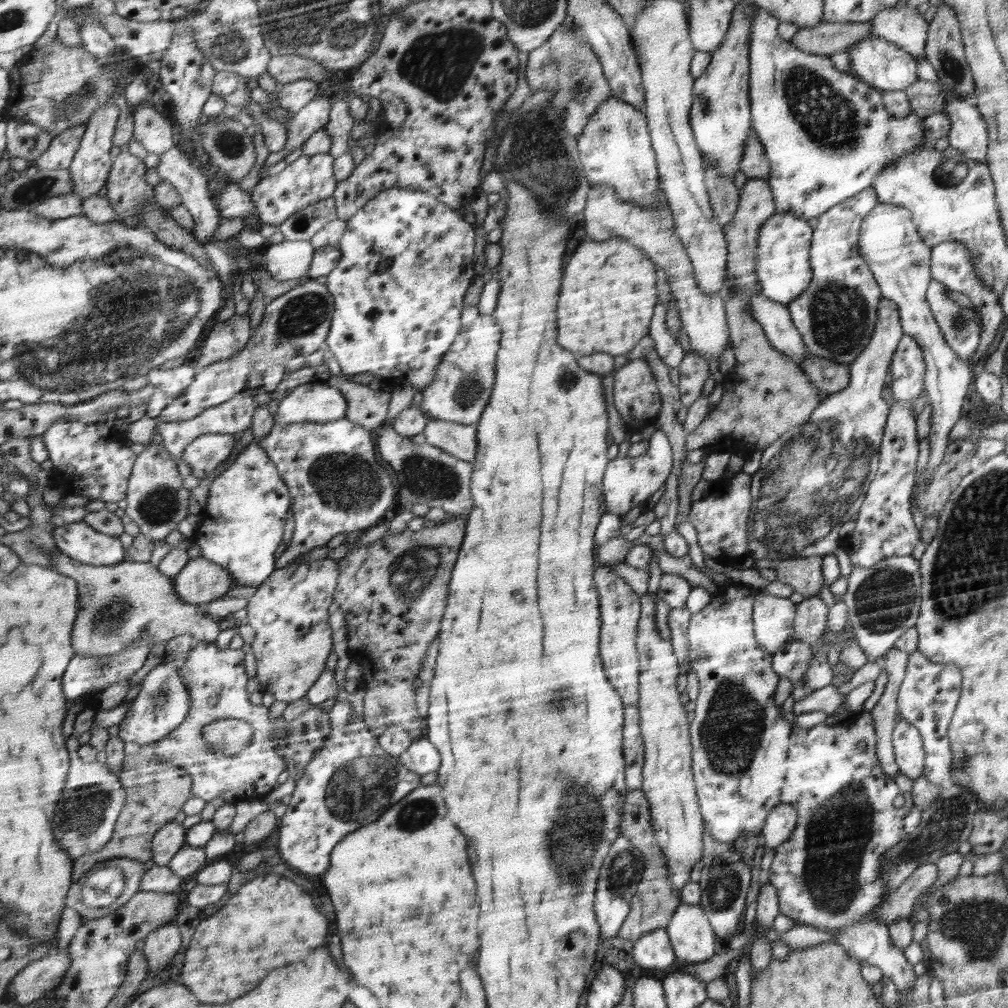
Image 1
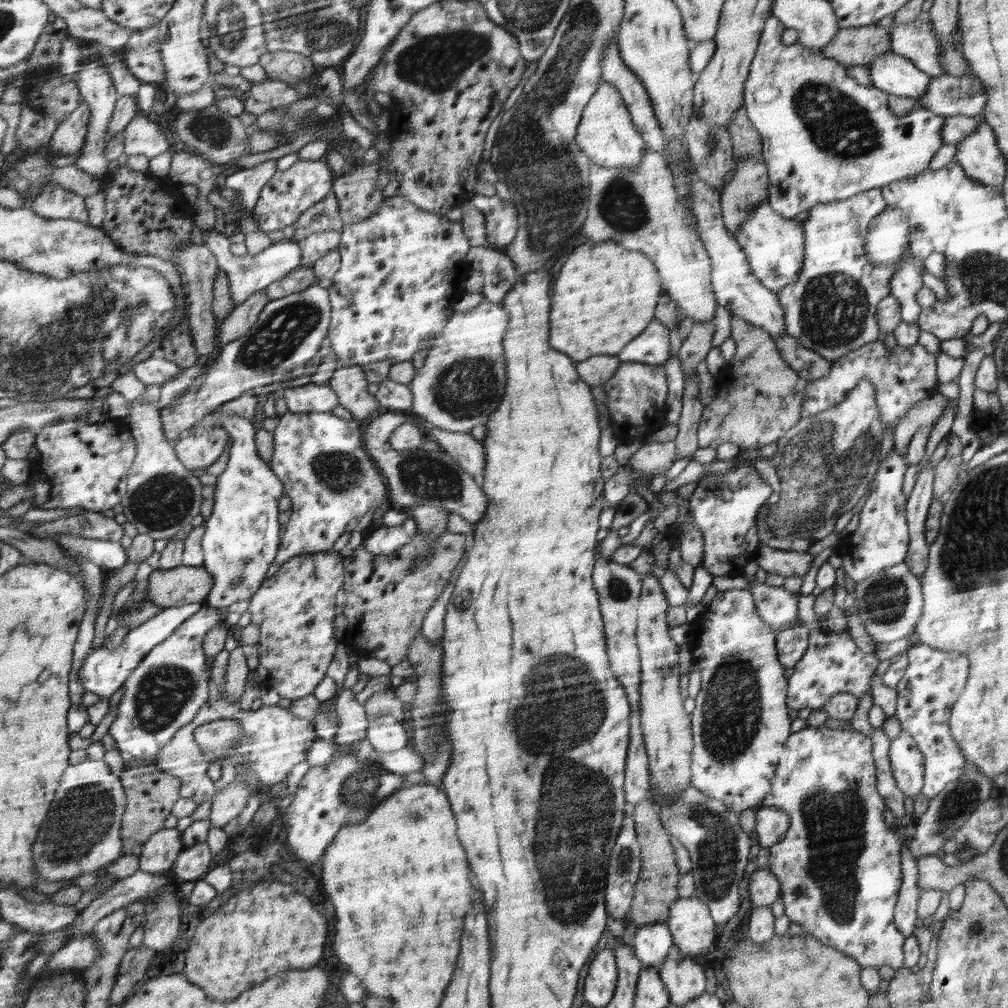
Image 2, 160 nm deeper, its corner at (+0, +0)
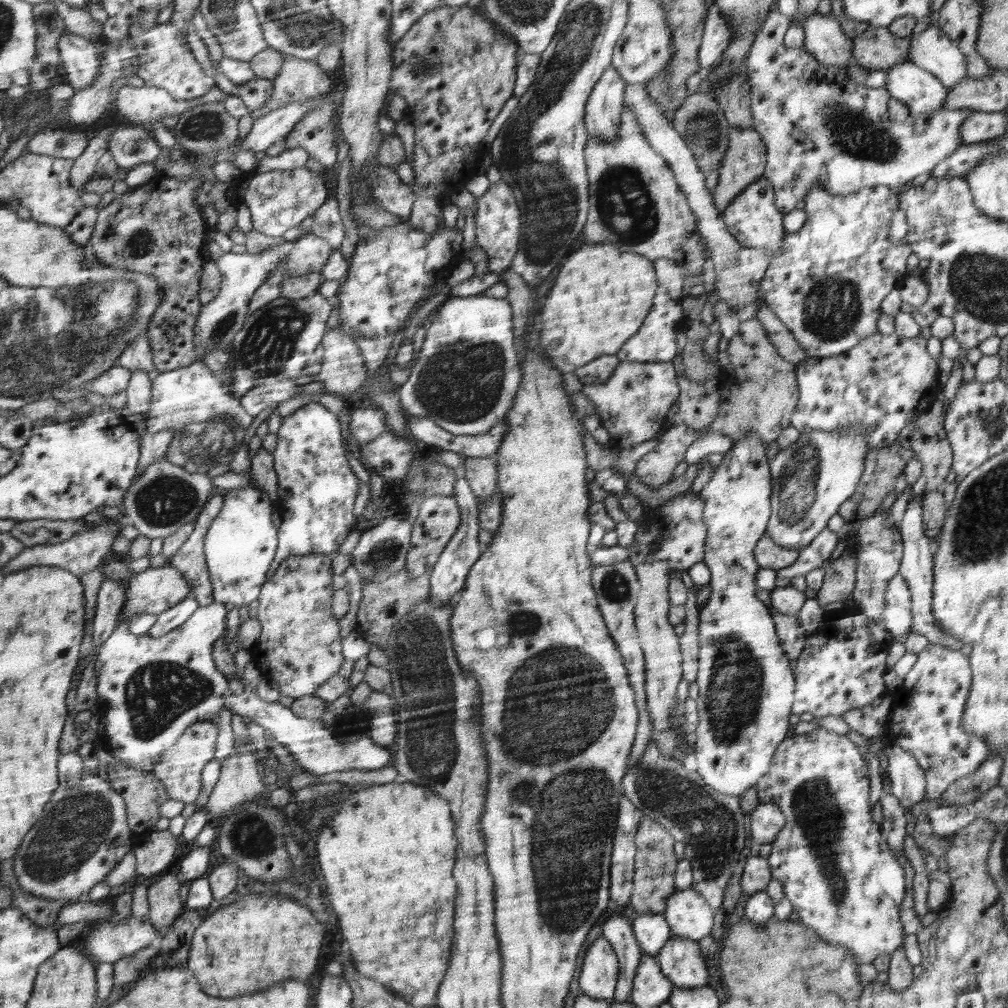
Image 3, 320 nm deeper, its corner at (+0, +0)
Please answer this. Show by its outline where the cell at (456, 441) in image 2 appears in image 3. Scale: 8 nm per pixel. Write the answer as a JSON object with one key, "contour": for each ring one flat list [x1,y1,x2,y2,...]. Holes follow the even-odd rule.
{"contour":[[496,453,488,457,466,457,465,476,472,492,479,500,487,500,497,492,498,462]]}

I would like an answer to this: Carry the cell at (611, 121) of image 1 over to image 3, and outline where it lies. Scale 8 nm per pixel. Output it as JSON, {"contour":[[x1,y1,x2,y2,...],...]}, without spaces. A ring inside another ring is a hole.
{"contour":[[612,66,603,72,587,100,586,125,589,137,599,136,607,143,617,139,627,83]]}

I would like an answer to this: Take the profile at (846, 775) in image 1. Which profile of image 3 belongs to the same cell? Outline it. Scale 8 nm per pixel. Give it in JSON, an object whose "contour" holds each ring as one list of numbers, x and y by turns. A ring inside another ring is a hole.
{"contour":[[820,727,802,735,795,734,786,737,774,752,768,772,758,780,755,786,760,803,778,805,786,816,786,826,779,832,778,838,771,842,772,849,767,858,771,869,771,877,782,884,785,898,792,904,793,911,799,917,798,921,802,925,812,928,816,932,816,936,819,936,828,944,840,944,844,948,851,949,860,964,874,963,880,955,892,954,903,946,903,940,906,938,899,917,900,906,902,906,906,895,905,884,907,878,902,864,896,860,895,852,887,843,887,837,882,834,882,828,878,826,878,823,874,824,870,820,870,802,868,802,870,780,868,780,866,770,868,770,866,762,862,760,858,748,850,742,846,735]]}

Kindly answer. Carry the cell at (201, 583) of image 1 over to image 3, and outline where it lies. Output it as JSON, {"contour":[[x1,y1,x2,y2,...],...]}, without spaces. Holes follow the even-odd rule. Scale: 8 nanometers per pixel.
{"contour":[[109,557,105,562,105,578,110,580,123,580,126,585,126,590,128,590,128,602,124,610,120,613,120,623,122,623,122,620,132,622,138,614,153,614,156,616,164,614,193,594,193,586,189,583,187,577,184,576,183,571,174,568,169,563,159,568,149,567,141,573,133,573,130,571,128,564,129,560,120,557]]}

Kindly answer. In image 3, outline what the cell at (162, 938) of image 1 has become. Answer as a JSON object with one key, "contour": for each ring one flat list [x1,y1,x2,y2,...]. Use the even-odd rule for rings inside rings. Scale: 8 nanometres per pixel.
{"contour":[[164,874,158,881,153,880,149,891,151,903,150,920,162,937,168,935,179,919,184,902,180,898,180,880,172,874]]}

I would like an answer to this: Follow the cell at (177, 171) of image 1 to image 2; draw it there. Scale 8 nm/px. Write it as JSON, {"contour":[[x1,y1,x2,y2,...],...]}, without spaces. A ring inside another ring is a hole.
{"contour":[[214,227,208,235,201,236,201,241,207,244,219,257,219,265,222,270,228,273,231,282,231,293,235,303,239,307,244,301,258,292,262,291,277,280,283,279,286,275,302,266,303,251,299,245,291,239,282,239,273,242,268,248,255,255,239,257,232,252,232,242,224,232,220,232]]}

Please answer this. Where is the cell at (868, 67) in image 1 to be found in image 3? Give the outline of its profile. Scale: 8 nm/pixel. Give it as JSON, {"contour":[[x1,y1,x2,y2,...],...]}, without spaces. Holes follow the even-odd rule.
{"contour":[[904,61,885,70,888,73,888,83,884,87,890,98,902,101,909,108,909,116,931,114,944,107,949,90,934,73,920,68,911,61]]}

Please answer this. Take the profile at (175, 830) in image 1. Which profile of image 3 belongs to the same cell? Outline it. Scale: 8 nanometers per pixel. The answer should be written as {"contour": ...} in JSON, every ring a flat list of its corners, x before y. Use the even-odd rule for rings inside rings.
{"contour":[[168,830,154,831,150,839,136,848,138,874,141,879,153,881,172,866,180,848,179,836]]}

